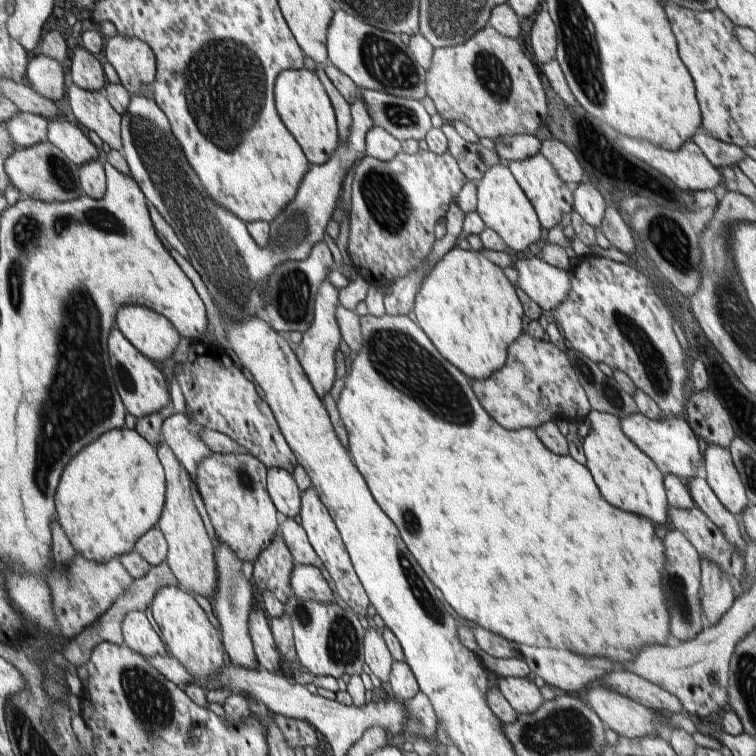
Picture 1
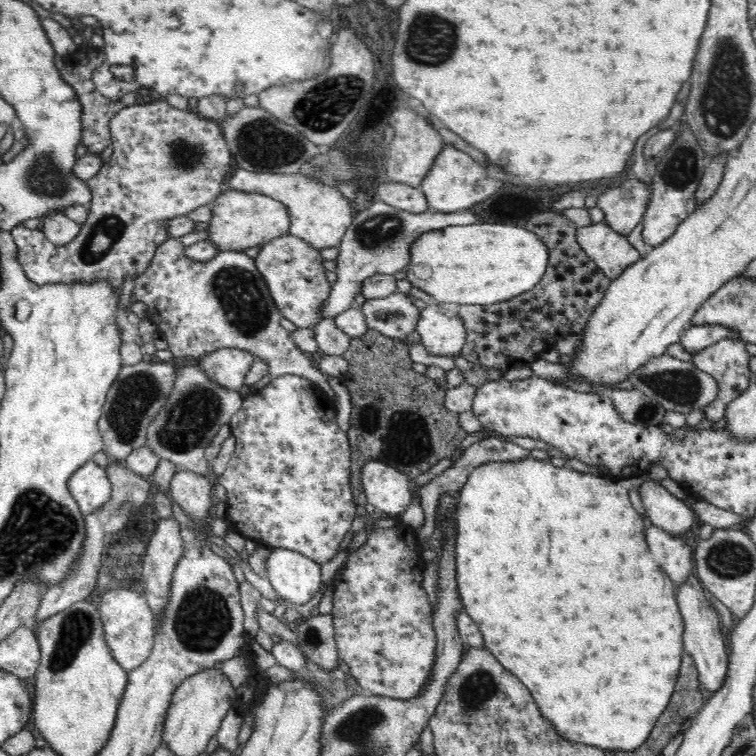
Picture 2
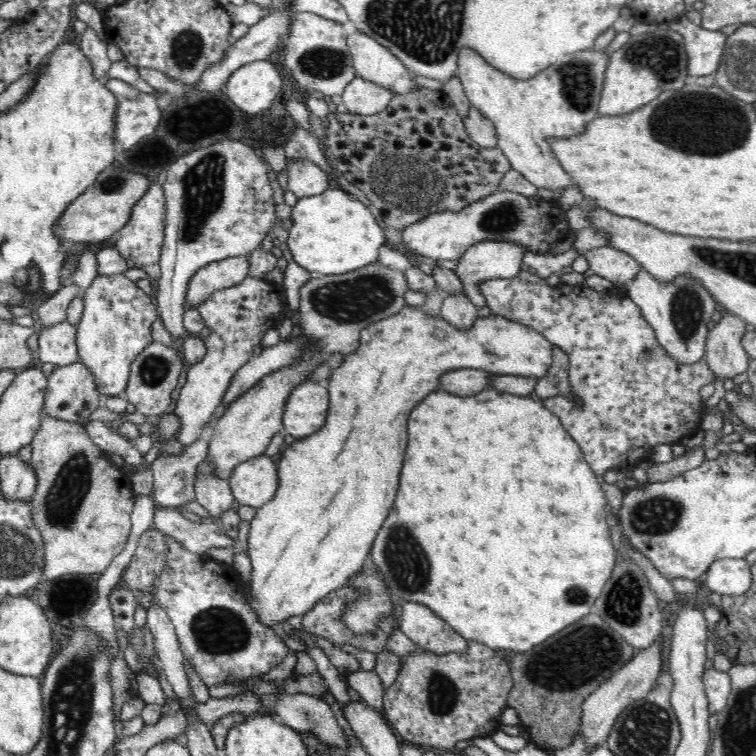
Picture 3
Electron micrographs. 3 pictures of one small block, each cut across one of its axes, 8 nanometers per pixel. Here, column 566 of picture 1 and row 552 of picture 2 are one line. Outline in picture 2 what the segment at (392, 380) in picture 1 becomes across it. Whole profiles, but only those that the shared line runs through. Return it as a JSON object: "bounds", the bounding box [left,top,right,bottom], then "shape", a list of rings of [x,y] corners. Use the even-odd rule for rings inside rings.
{"bounds":[455,458,683,754],"shape":[[[535,458],[486,462],[472,470],[466,484],[458,492],[455,504],[456,536],[455,565],[457,591],[463,609],[474,620],[483,635],[483,644],[498,662],[517,677],[537,702],[541,715],[552,722],[553,729],[565,740],[589,743],[606,754],[616,751],[636,751],[654,728],[654,722],[666,710],[674,695],[683,656],[683,617],[676,598],[676,585],[656,564],[645,539],[645,527],[640,515],[630,503],[628,491],[639,491],[643,482],[651,479],[644,472],[630,478],[600,477],[575,471],[570,466],[556,467]]]}

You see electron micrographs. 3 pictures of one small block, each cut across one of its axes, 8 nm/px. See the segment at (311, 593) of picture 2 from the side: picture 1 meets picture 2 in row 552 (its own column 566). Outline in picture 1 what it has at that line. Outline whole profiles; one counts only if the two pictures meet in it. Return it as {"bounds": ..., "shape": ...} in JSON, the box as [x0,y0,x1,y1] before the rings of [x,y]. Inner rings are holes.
{"bounds":[513,255,573,315],"shape":[[[539,255],[514,261],[513,268],[518,273],[518,286],[522,287],[546,314],[549,315],[569,297],[573,280],[572,270],[552,266]]]}

